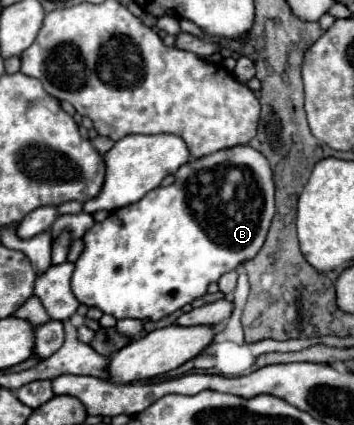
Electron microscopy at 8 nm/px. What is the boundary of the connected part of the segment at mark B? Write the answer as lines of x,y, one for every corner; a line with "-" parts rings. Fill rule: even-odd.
249,145
221,149
221,151
213,153
213,155
207,155
207,157
201,157
201,159
193,159
193,161
189,161
189,163
179,167
179,171
175,173
175,181
169,187
157,187
157,189
149,191
137,203
131,203
127,207
121,207
121,209
113,211
105,221
95,223
83,235
83,251
81,251
81,255
79,255
77,263
75,263
75,271
73,271
73,277
71,277
71,289
73,289
75,297
79,299
79,303
83,303
87,307
97,307
103,313
113,315
115,319
149,319
149,321
159,321
159,319
175,313
183,305
193,303
195,299
205,295
209,283
219,281
219,277
225,275
227,271
233,271
237,265
255,259
255,255
263,247
263,241
267,237
271,219
275,215
273,193
275,193
275,185
273,185
273,171
269,167
269,161
259,151
255,151

